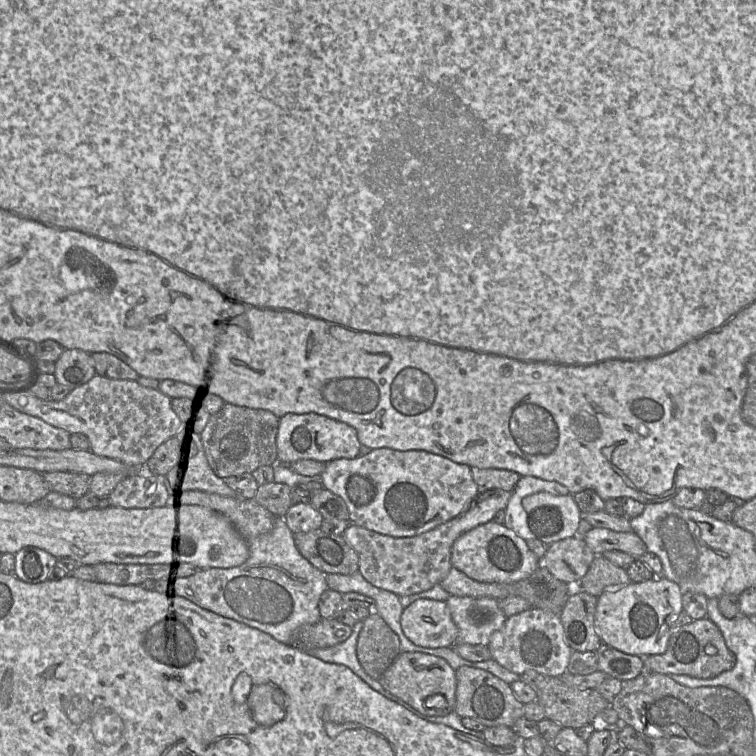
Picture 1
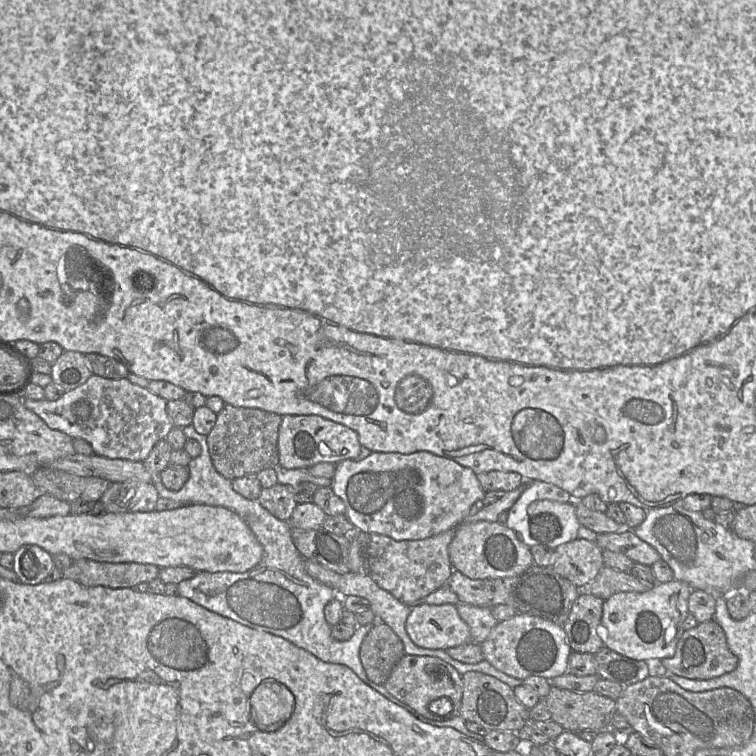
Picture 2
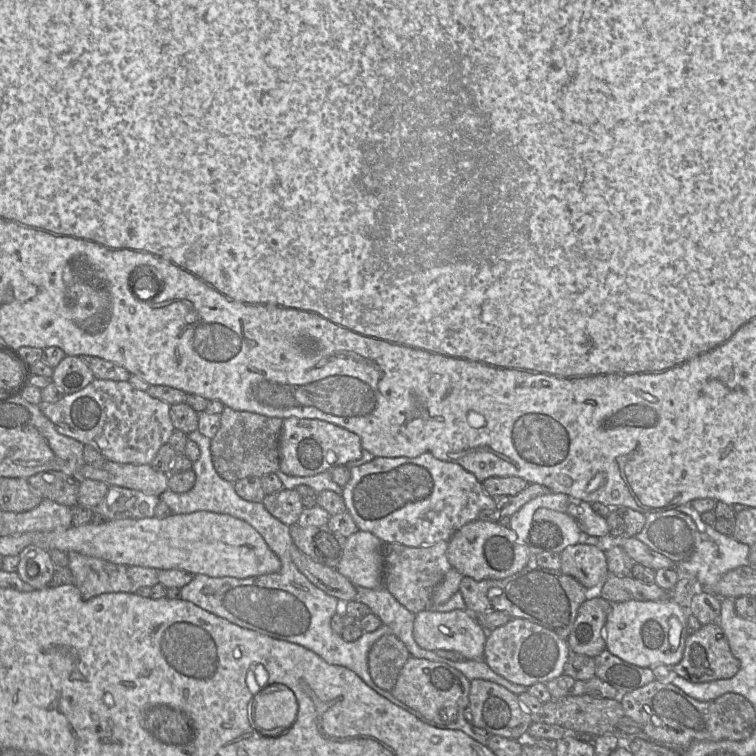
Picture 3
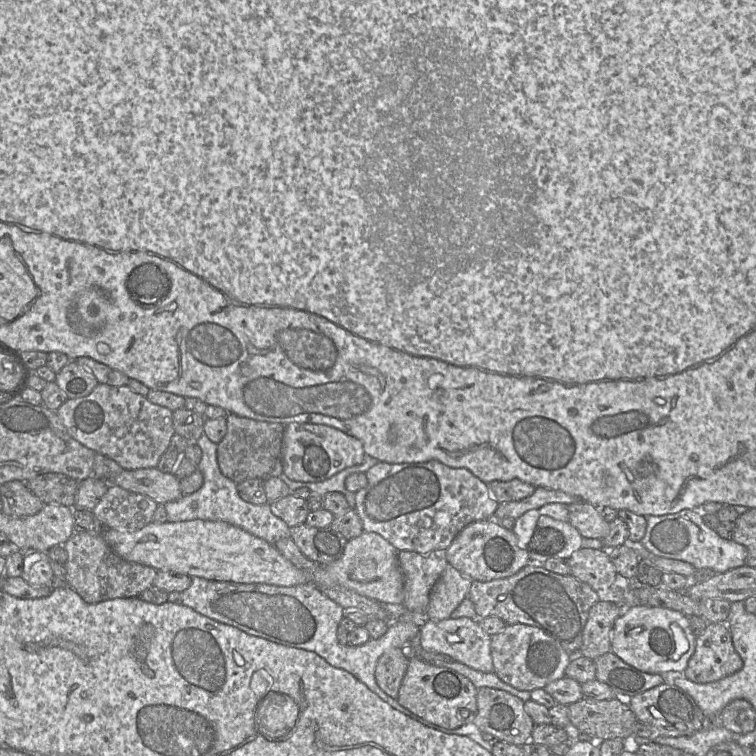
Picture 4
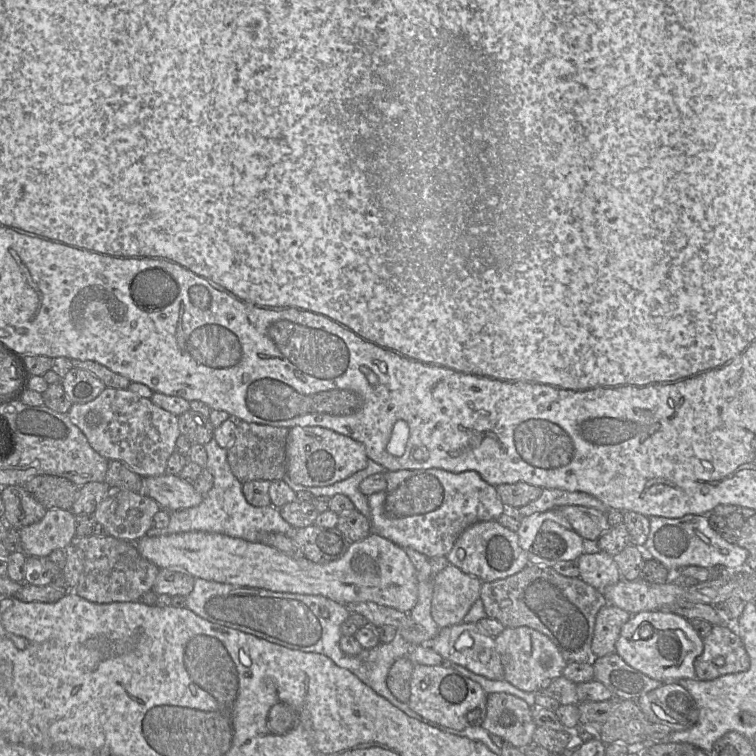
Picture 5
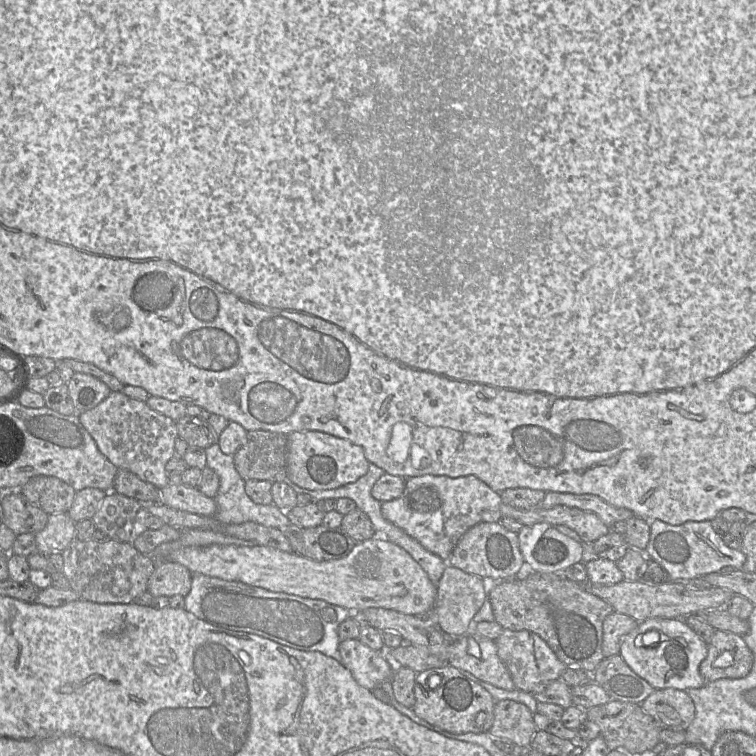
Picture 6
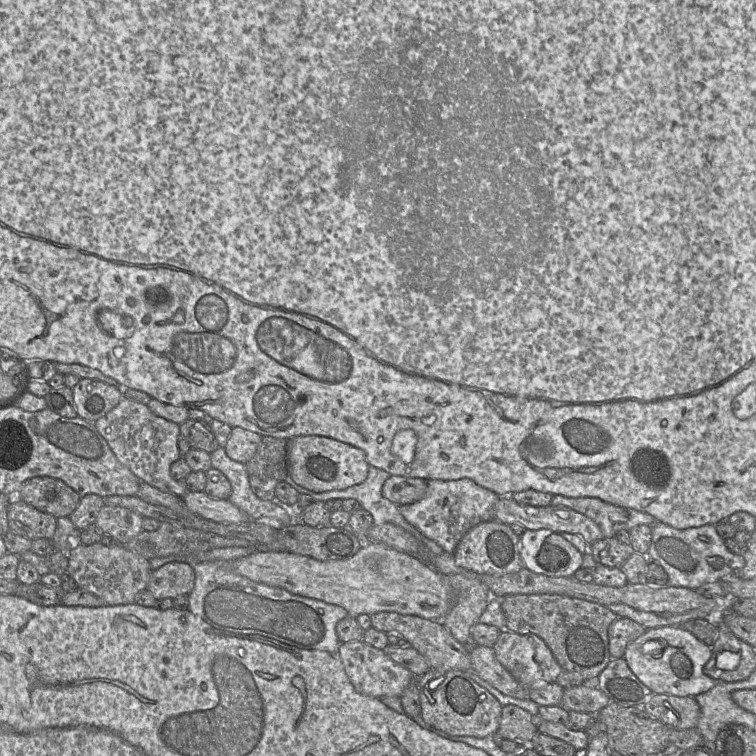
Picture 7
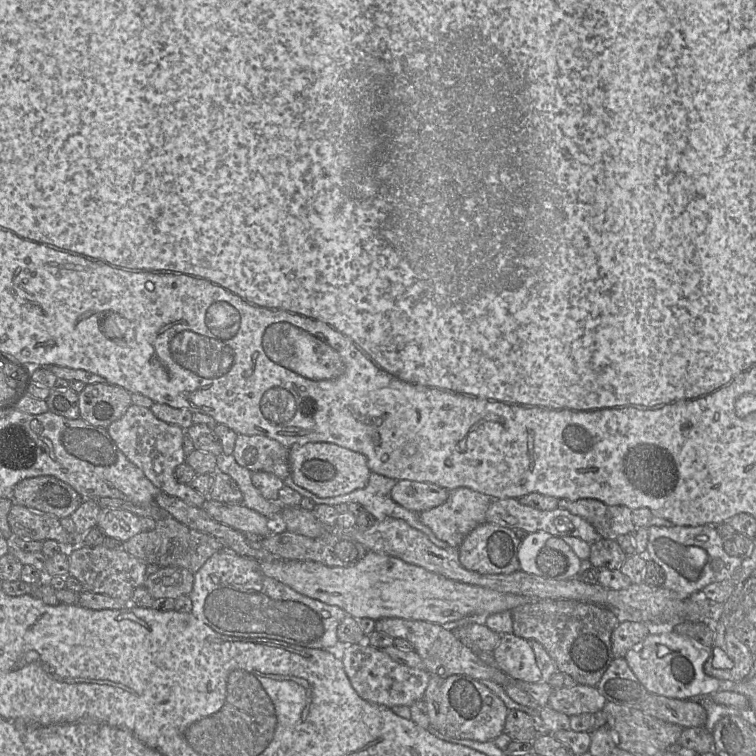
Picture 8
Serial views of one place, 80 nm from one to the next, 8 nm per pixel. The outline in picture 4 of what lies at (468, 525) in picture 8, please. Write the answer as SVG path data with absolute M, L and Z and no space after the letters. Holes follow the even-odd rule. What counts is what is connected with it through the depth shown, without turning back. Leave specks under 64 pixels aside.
M437 460L420 463L392 464L378 462L365 472L367 485L355 493L354 510L361 518L366 532L375 532L389 541L398 551L428 554L445 550L467 525L493 519L499 502L493 498L489 486L466 468L451 468Z

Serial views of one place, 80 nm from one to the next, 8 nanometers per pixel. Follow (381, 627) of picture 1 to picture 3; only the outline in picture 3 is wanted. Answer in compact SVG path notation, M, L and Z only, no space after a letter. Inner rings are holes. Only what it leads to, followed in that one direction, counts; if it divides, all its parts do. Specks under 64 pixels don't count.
M389 632L381 636L370 648L367 658L373 682L390 692L409 657L406 646L395 634Z

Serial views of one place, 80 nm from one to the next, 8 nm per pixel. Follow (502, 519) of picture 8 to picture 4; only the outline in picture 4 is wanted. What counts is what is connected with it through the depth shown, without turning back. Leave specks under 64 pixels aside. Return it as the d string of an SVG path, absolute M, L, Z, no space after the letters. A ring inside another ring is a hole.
M579 501L568 505L569 522L582 537L603 539L609 533L607 523L597 512L594 505Z

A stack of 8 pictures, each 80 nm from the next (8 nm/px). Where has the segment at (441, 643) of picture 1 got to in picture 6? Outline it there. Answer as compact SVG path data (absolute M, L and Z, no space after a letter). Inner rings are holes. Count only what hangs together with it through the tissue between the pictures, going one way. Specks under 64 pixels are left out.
M475 626L449 647L448 664L467 671L477 678L505 690L516 687L511 675L497 654L495 641L480 636Z

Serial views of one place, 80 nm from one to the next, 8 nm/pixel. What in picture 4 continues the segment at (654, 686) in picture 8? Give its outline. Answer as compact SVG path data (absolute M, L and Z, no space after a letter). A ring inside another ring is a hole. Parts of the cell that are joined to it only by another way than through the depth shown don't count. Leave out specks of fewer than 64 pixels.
M635 605L623 609L611 633L611 651L628 665L650 674L684 672L696 647L688 617L668 608Z

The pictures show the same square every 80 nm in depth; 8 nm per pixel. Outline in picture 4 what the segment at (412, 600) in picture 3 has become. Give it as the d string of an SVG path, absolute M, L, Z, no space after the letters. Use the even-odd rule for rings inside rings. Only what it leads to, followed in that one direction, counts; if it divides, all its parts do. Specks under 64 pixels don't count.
M445 550L428 554L398 551L398 563L404 578L403 605L408 612L426 613L430 593L448 566Z

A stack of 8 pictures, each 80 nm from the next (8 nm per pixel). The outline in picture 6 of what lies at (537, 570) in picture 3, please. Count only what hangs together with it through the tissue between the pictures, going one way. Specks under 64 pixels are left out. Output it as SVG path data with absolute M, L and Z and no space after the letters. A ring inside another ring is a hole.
M524 570L522 575L491 584L488 587L487 599L491 604L494 620L502 628L536 633L567 667L581 668L593 673L605 658L602 652L603 621L614 609L590 593L583 584L568 580L561 573L534 573Z

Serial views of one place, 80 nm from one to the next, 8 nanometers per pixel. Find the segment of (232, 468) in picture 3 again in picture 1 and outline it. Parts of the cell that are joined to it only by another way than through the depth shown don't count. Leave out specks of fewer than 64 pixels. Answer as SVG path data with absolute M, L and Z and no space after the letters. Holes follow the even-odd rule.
M226 403L213 414L213 421L206 432L215 474L223 479L252 473L257 468L278 462L277 433L279 417L266 409L254 409Z

